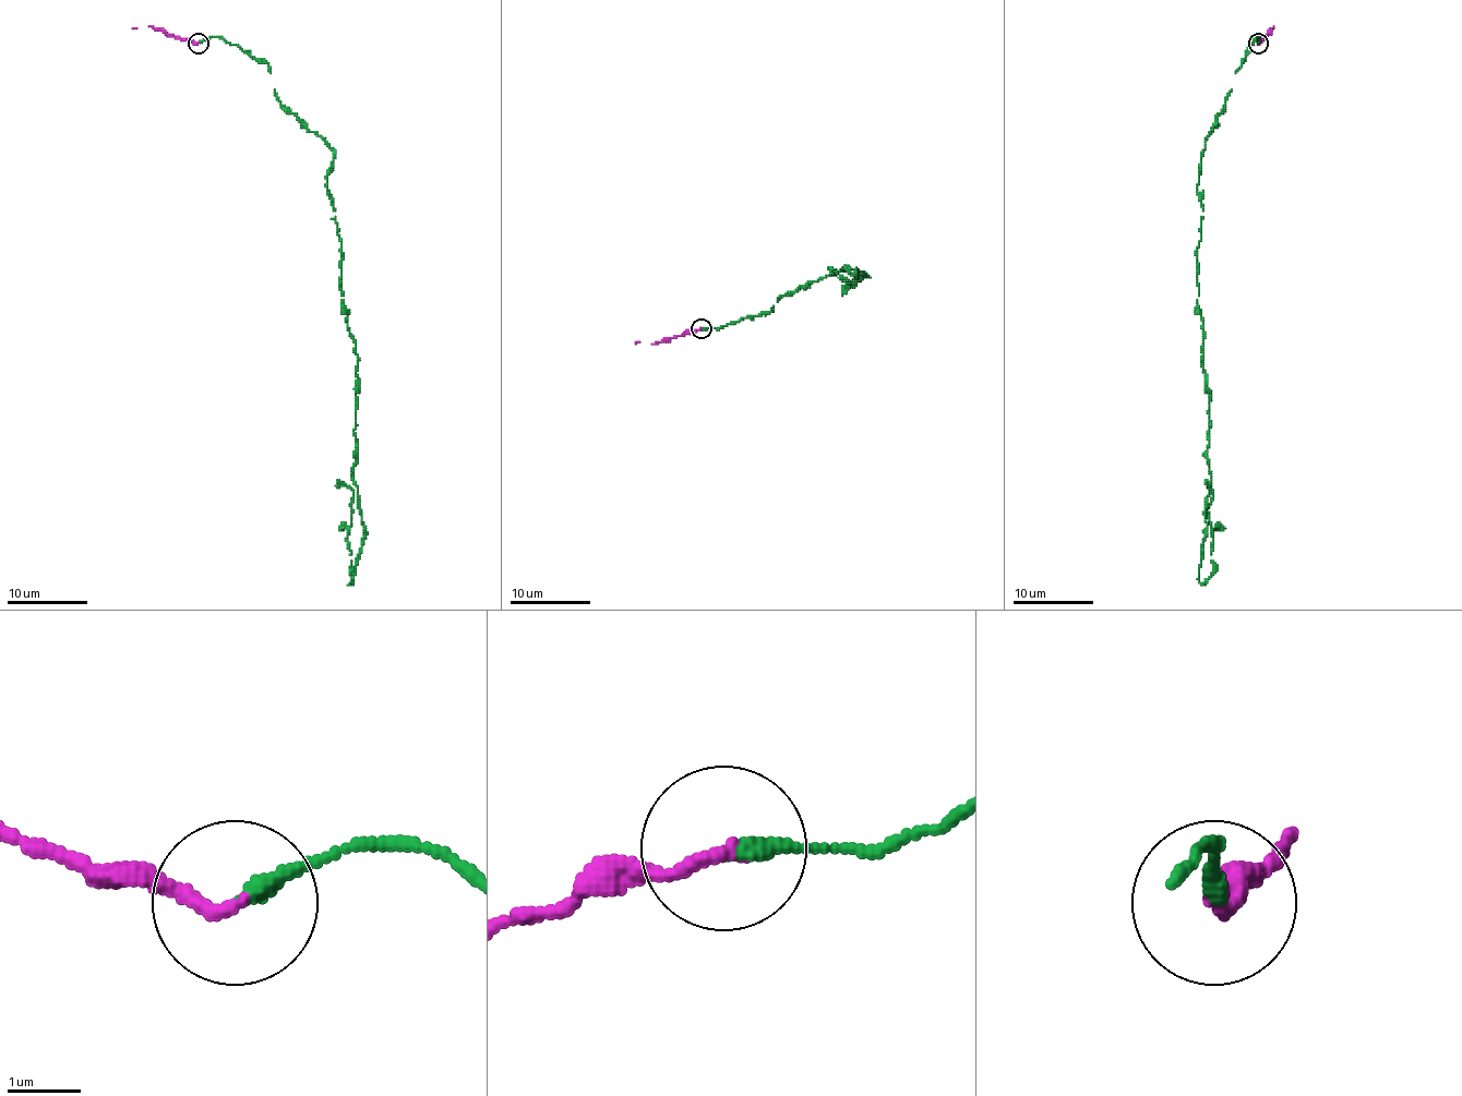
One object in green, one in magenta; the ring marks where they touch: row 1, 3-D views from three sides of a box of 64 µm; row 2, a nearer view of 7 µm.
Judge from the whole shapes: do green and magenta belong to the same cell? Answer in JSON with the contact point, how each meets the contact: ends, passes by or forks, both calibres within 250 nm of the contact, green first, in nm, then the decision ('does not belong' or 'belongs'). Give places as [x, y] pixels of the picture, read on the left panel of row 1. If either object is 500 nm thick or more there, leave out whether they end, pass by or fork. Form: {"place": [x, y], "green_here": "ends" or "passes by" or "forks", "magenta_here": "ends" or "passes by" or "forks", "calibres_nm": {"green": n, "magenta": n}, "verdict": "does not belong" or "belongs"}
{"place": [198, 43], "green_here": "ends", "magenta_here": "ends", "calibres_nm": {"green": 200, "magenta": 180}, "verdict": "belongs"}

